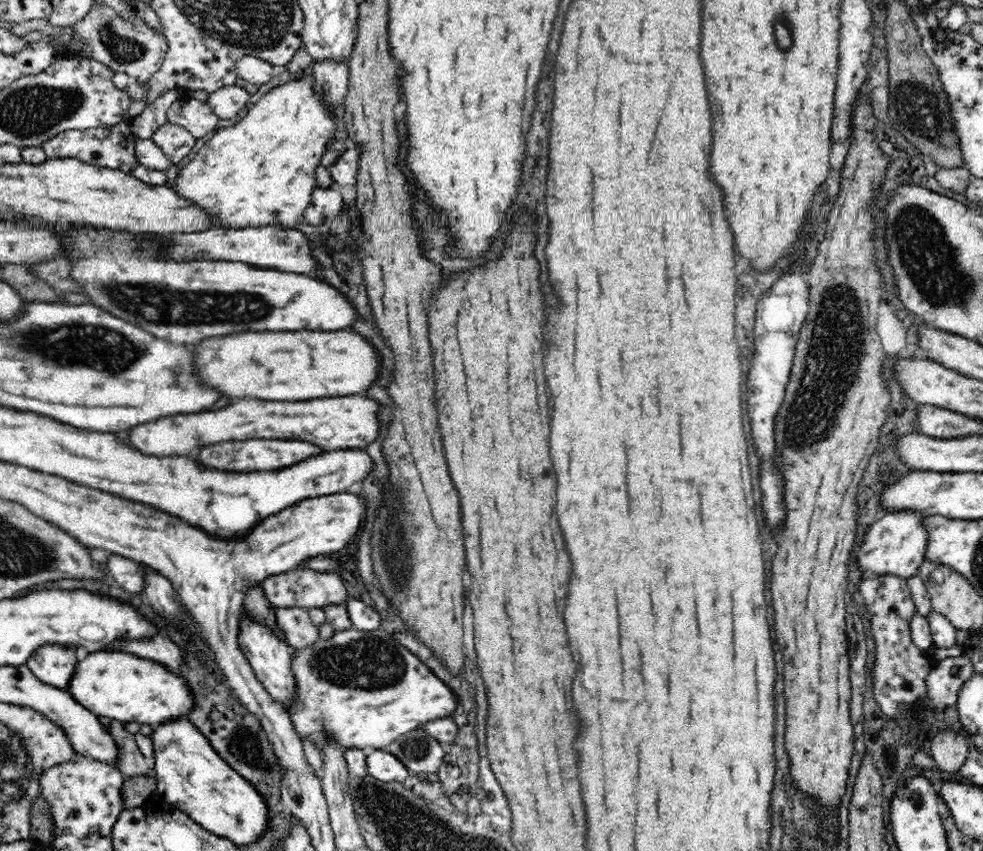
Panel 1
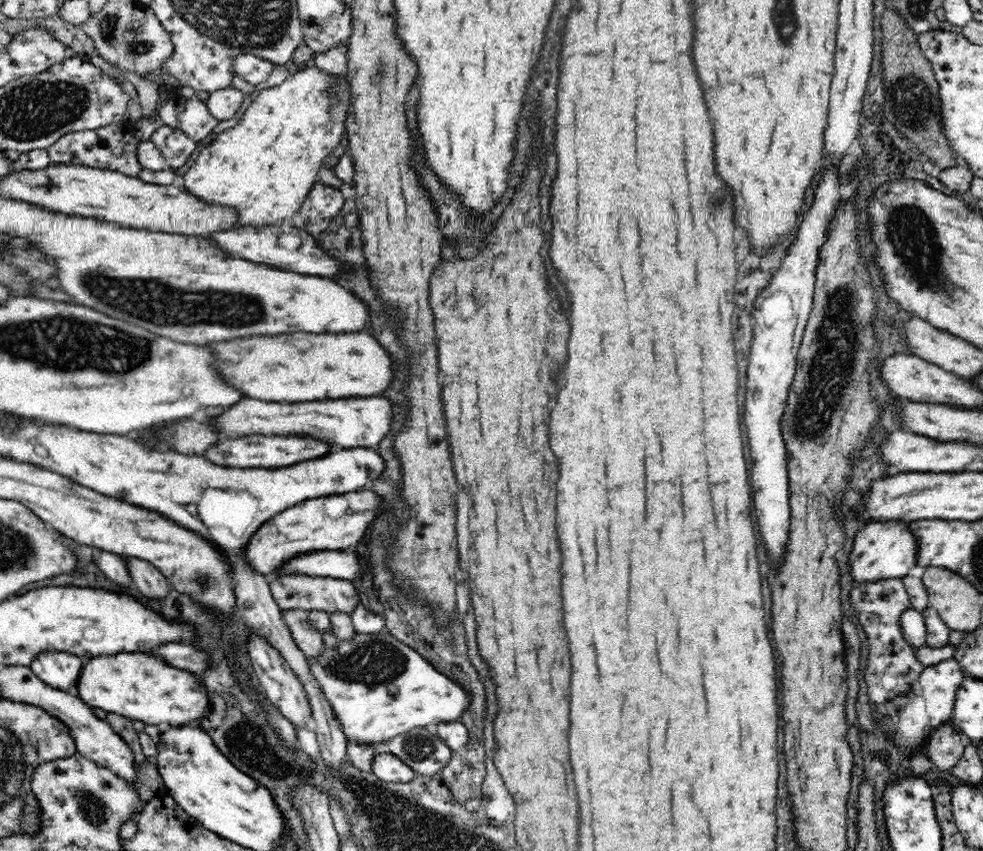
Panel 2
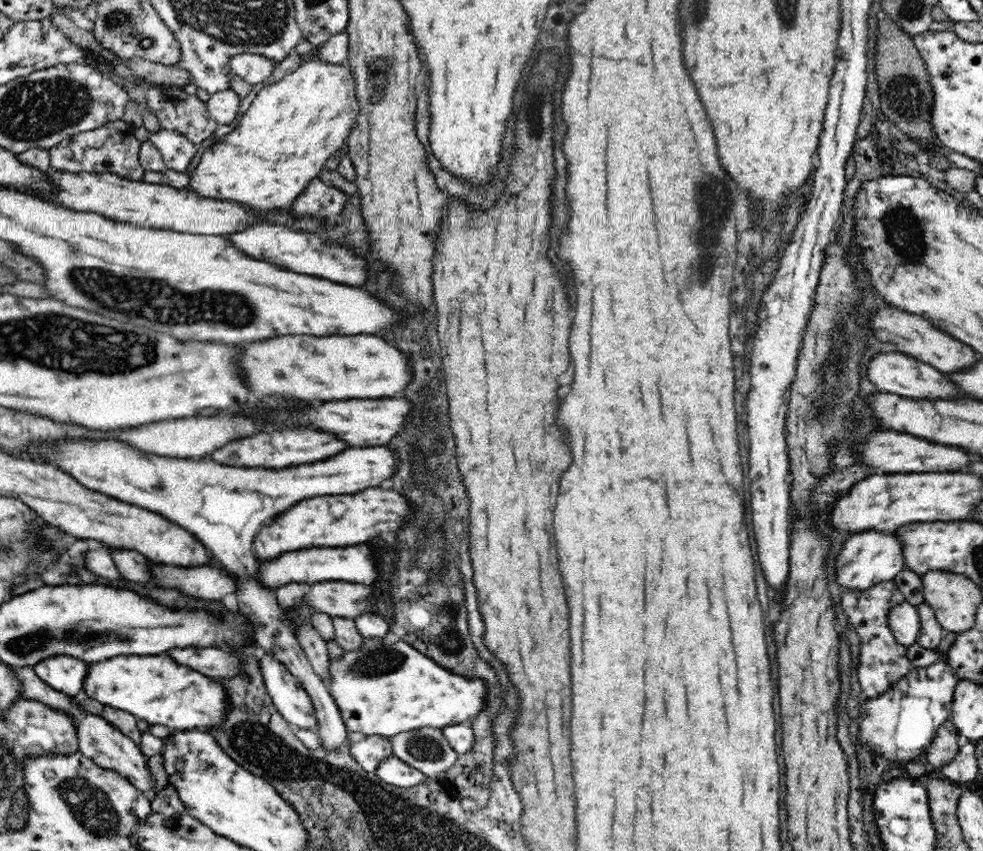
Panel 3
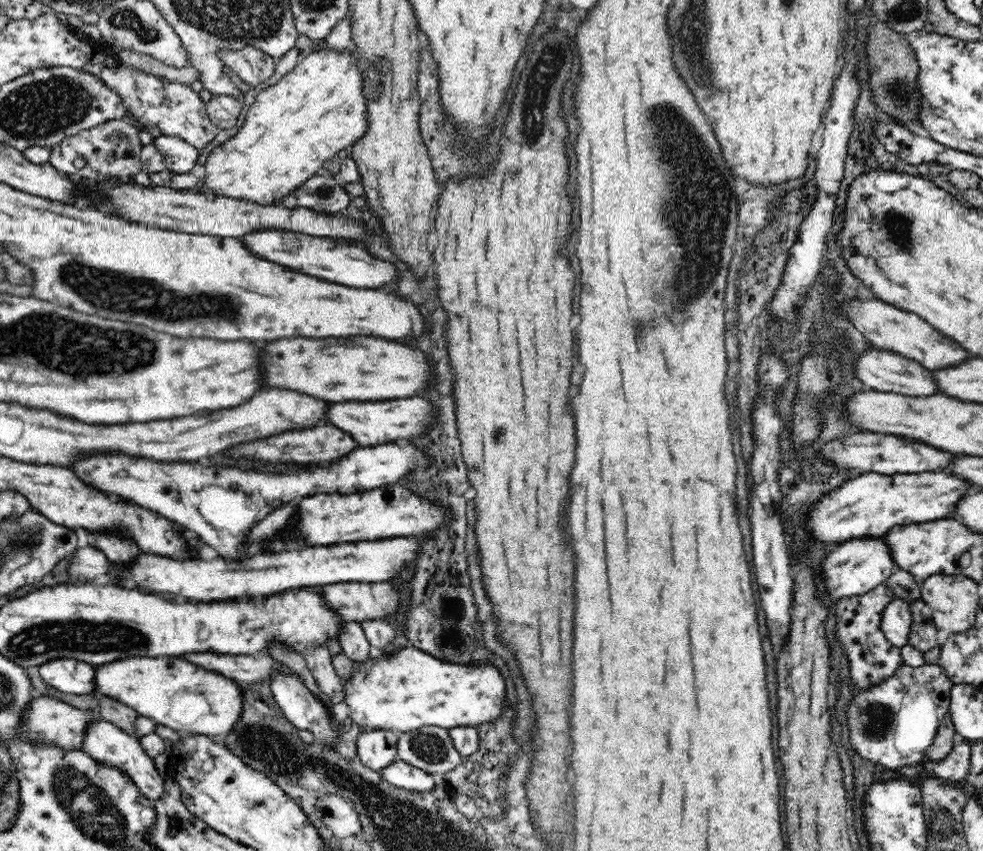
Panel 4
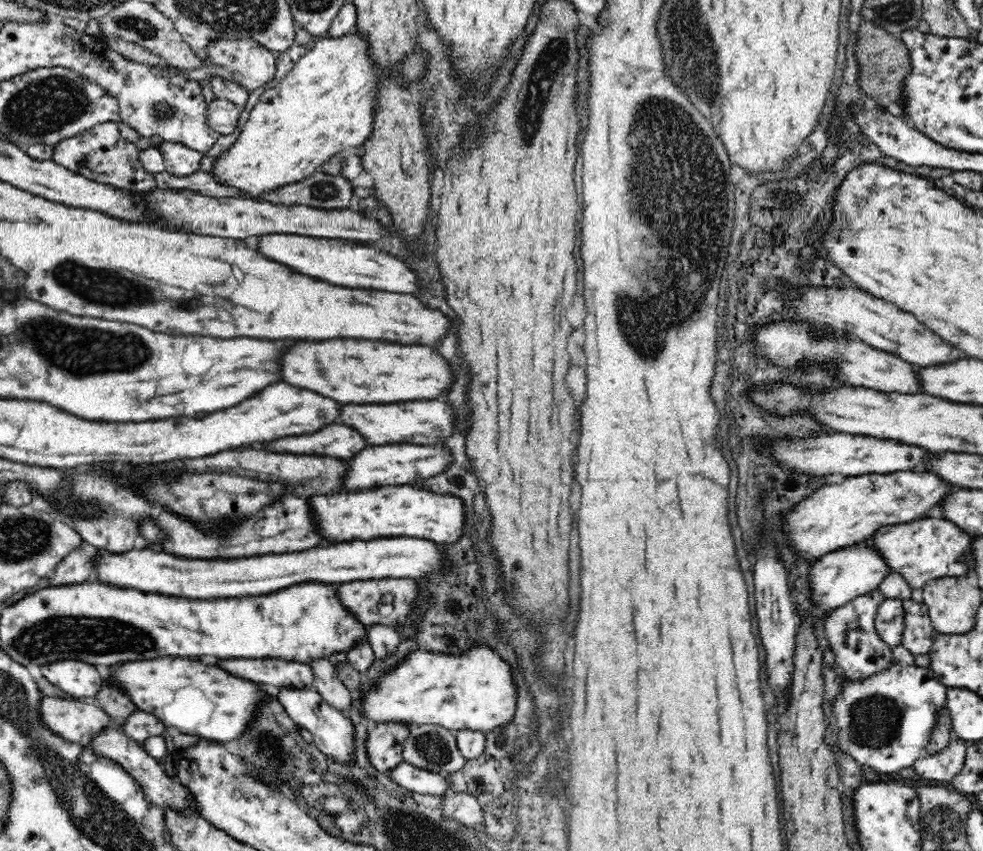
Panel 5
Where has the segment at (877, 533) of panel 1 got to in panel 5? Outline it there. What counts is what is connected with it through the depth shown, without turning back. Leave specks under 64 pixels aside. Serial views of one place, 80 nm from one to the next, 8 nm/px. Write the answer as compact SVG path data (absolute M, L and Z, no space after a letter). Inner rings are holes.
M856 543L821 556L810 570L810 600L824 610L837 609L853 598L868 594L889 574L886 563L876 555L870 543Z

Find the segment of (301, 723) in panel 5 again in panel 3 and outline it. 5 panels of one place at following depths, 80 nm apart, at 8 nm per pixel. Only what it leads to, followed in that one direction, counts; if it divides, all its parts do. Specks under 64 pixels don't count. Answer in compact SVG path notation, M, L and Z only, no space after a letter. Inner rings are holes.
M266 652L259 660L259 669L271 701L277 706L278 712L291 726L301 729L316 730L318 720L313 701L286 665L278 662L274 655Z

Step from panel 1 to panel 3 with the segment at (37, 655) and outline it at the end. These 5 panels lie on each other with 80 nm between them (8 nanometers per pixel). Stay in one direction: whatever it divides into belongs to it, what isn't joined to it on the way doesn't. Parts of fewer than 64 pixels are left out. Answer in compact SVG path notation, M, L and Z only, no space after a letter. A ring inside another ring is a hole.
M54 655L41 660L33 666L35 673L54 690L63 692L73 698L79 698L80 690L84 692L88 664L82 660L74 660L70 656Z

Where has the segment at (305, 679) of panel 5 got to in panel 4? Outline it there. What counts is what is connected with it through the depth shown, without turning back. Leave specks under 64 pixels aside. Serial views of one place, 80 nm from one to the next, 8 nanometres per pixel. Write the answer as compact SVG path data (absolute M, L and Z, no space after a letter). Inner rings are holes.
M194 652L179 656L189 660L194 664L200 664L202 668L209 669L210 672L221 673L222 676L229 677L234 681L252 681L258 678L258 674L266 676L266 682L271 684L274 669L286 676L292 674L291 670L283 663L270 655L261 659L254 658L253 655L219 655L215 652Z

